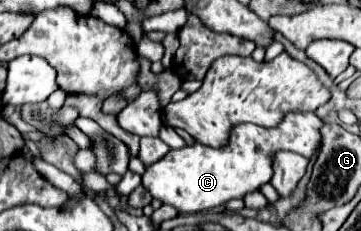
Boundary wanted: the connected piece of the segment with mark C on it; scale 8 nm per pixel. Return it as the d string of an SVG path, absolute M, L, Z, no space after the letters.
M291 111L273 129L239 123L229 133L229 145L205 147L195 143L191 147L169 151L161 161L157 161L157 165L147 167L143 183L153 199L175 207L179 213L205 213L231 199L243 199L269 183L277 151L293 151L311 159L323 141L319 131L321 125L321 119L313 111Z

